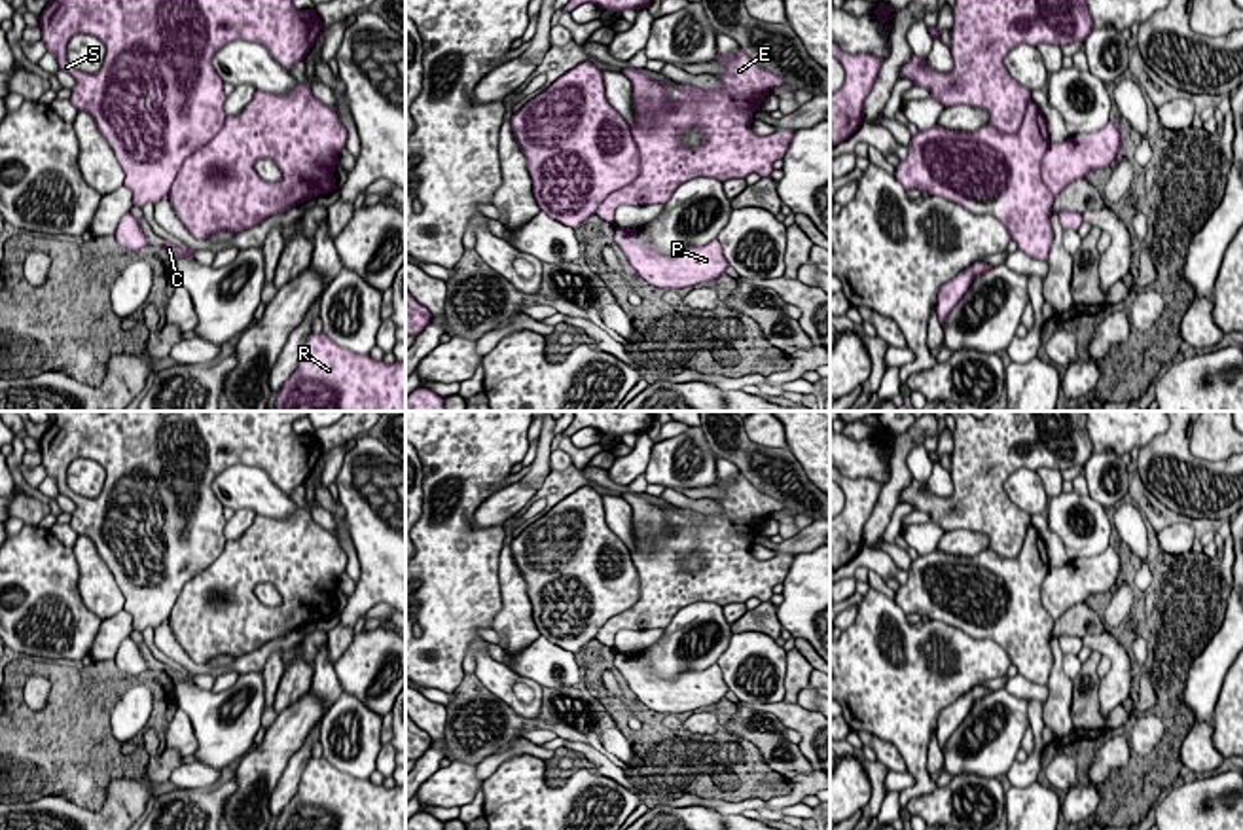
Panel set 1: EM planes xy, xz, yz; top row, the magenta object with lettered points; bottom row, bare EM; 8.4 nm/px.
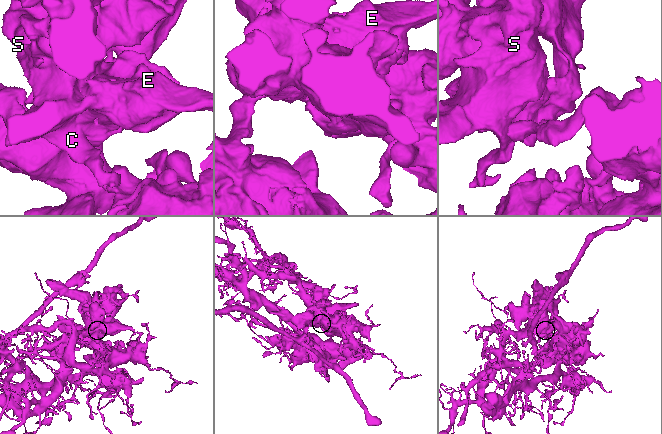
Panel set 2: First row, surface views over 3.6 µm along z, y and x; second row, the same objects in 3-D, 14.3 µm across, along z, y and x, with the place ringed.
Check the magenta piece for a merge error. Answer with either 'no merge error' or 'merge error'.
no merge error

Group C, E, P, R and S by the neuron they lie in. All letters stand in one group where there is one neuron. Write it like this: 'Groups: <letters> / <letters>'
Groups: C E P R S

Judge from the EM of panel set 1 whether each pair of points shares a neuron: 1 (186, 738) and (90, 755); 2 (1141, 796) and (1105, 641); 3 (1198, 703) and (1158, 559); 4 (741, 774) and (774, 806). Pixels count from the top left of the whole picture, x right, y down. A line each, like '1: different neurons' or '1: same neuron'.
1: different neurons
2: different neurons
3: different neurons
4: different neurons

